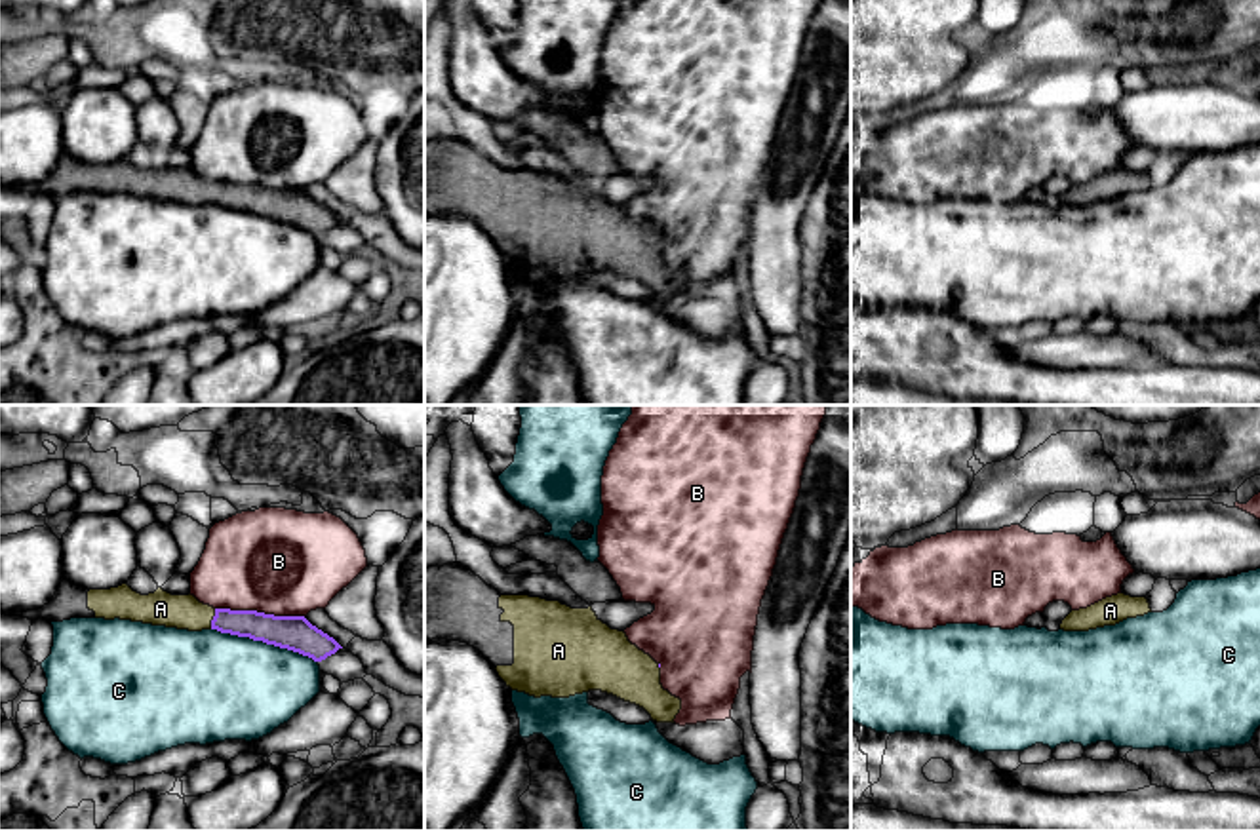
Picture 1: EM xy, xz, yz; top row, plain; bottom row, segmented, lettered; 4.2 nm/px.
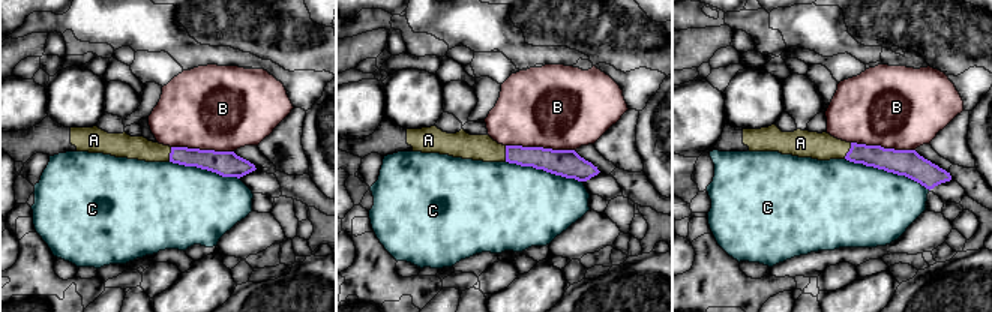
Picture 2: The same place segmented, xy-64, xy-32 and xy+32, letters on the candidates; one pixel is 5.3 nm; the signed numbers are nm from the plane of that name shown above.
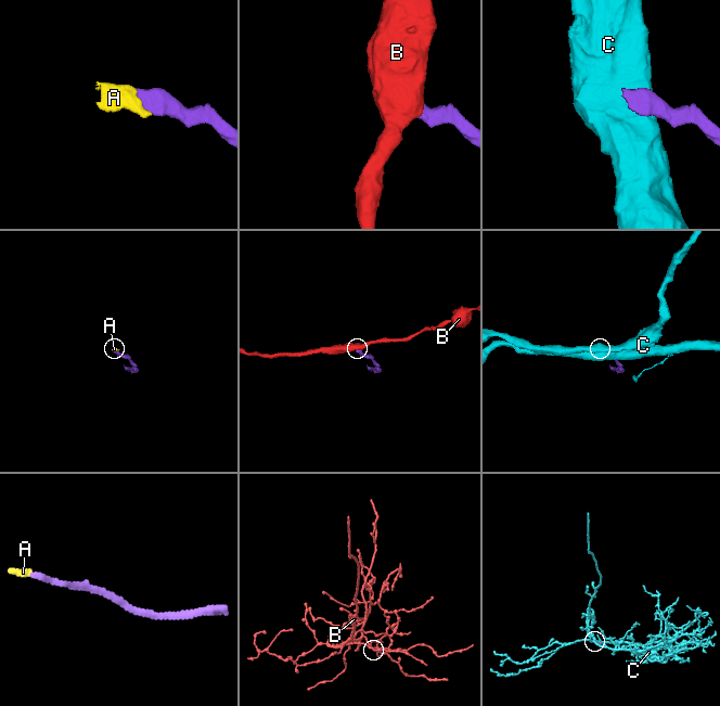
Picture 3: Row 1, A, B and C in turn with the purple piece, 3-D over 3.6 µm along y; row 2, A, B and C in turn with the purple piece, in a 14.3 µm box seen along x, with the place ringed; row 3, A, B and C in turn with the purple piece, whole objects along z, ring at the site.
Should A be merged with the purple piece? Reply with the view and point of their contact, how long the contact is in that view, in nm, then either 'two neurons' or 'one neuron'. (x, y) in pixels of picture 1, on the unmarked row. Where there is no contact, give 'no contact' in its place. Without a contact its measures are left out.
xy (214, 193) | 90 nm | one neuron

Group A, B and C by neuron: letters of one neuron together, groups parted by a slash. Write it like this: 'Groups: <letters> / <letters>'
Groups: A / B / C

